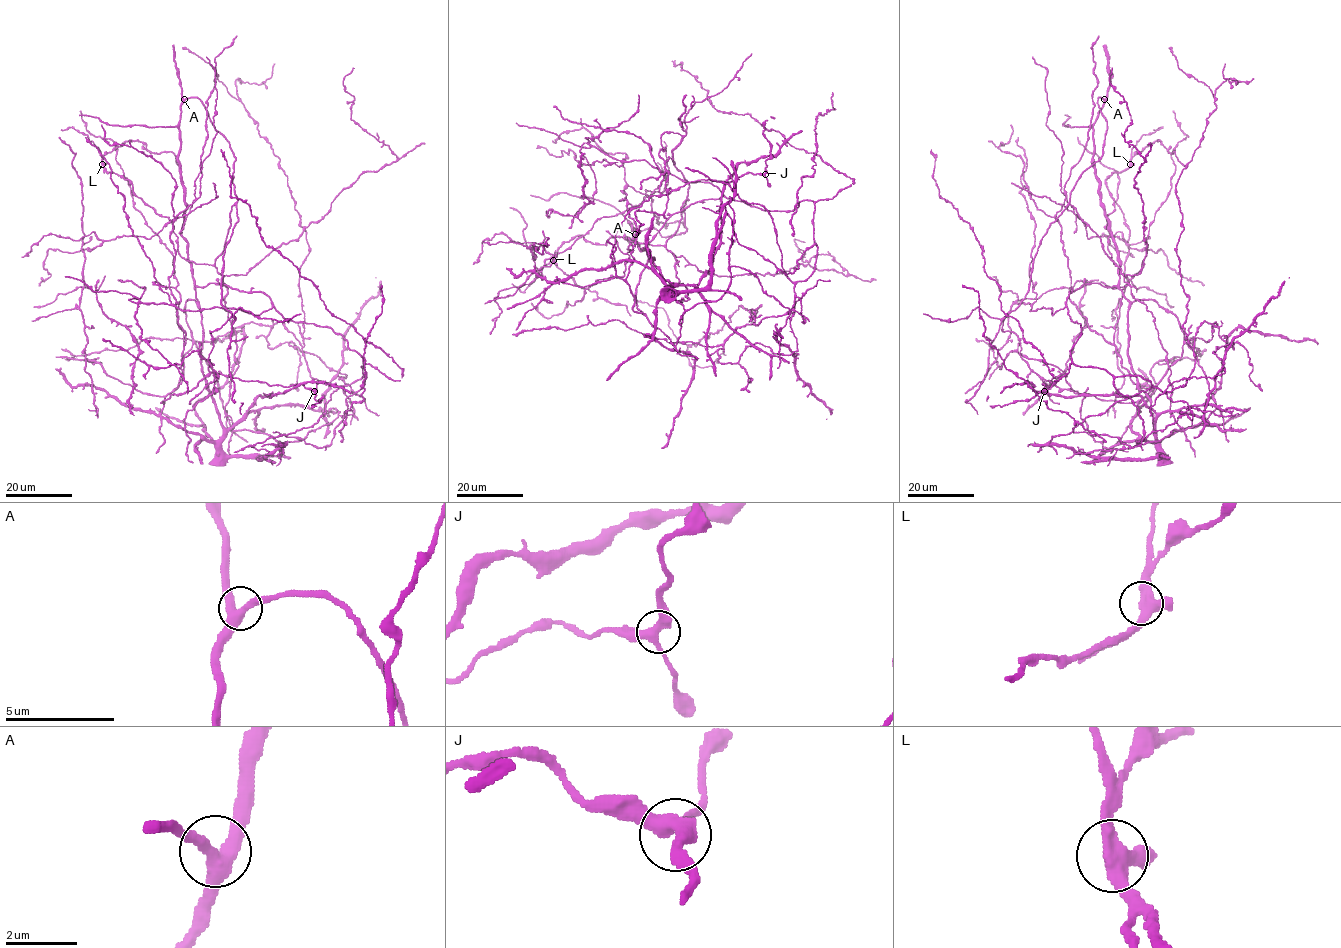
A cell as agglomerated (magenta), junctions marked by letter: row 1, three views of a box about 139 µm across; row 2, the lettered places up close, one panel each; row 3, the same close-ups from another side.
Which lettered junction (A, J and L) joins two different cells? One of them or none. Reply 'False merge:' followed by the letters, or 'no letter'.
False merge: L

